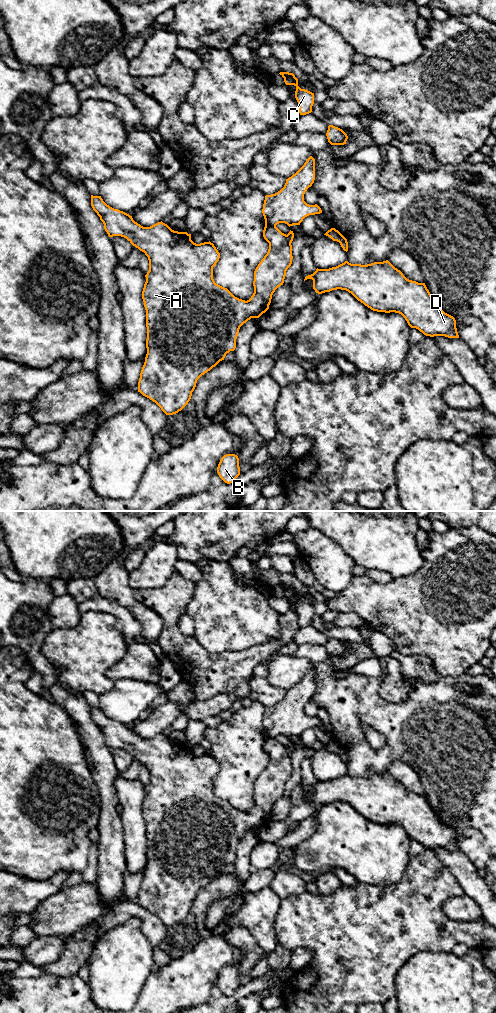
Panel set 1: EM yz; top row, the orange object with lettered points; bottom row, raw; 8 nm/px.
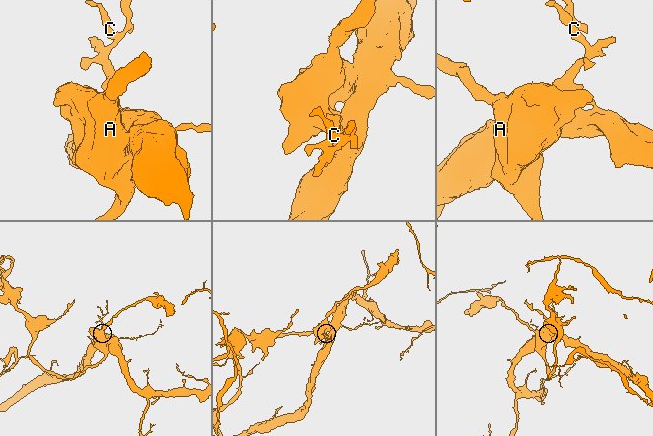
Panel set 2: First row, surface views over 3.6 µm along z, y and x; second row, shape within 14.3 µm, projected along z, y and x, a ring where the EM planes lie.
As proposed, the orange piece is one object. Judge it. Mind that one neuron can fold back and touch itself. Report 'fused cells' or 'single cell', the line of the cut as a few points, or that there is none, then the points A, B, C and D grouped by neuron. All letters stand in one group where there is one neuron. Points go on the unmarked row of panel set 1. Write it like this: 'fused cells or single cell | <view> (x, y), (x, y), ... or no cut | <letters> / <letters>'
fused cells | yz (265, 735), (275, 738) | A B / C D

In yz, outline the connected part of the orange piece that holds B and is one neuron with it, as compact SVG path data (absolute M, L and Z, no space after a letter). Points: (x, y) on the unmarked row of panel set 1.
M235 966L224 967L218 976L217 985L225 995L233 995L240 987L238 968Z

